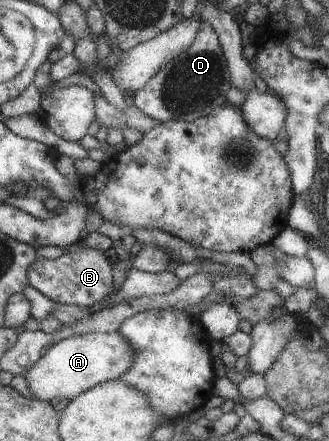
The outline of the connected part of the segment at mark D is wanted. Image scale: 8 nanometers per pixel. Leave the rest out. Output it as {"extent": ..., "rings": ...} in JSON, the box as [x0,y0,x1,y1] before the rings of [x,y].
{"extent":[133,21,231,123],"rings":[[[202,21],[193,43],[166,63],[143,89],[134,94],[133,105],[159,123],[169,120],[192,122],[228,103],[227,93],[231,87],[229,66],[217,32],[209,22]]]}

